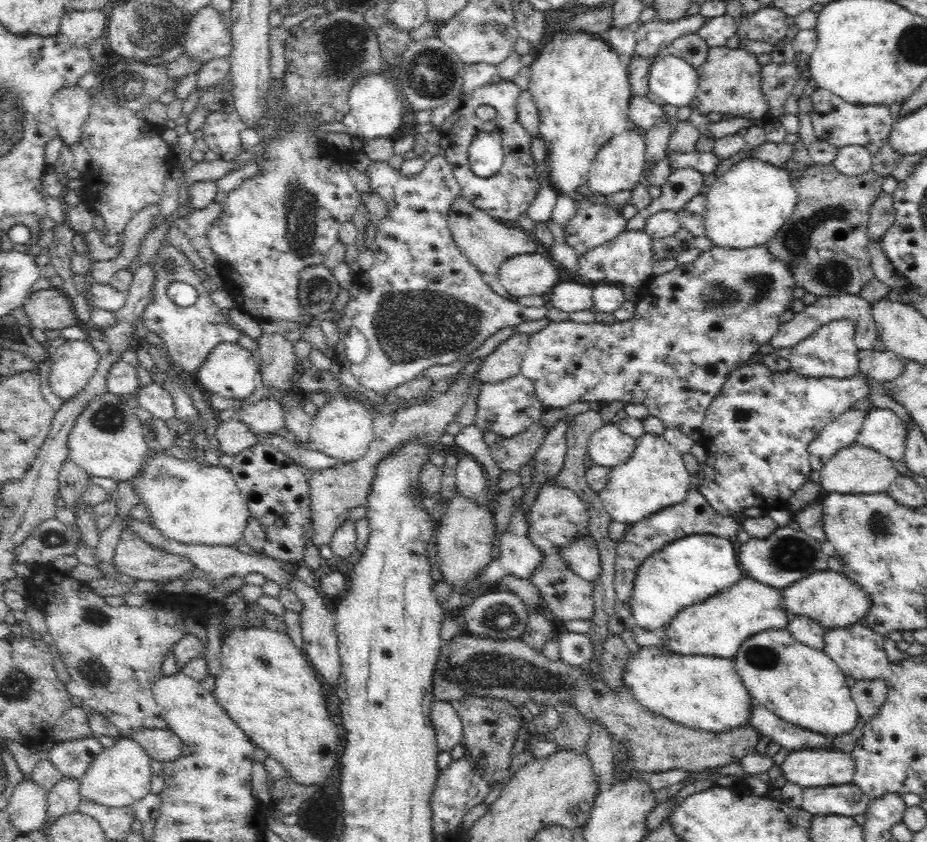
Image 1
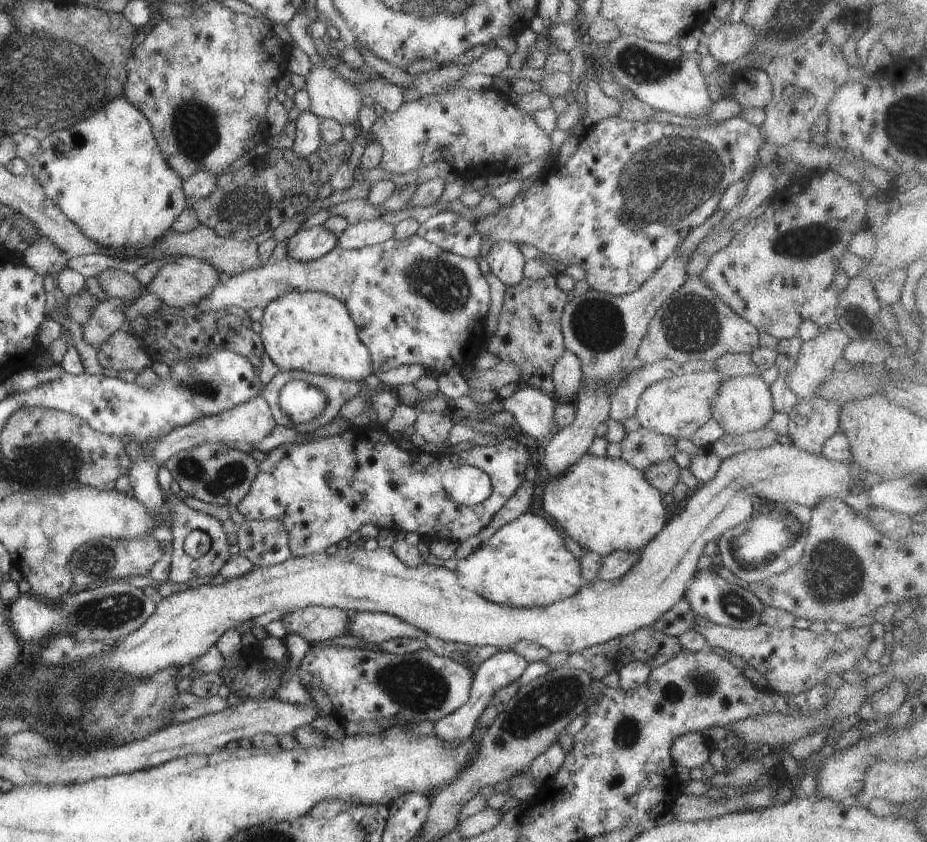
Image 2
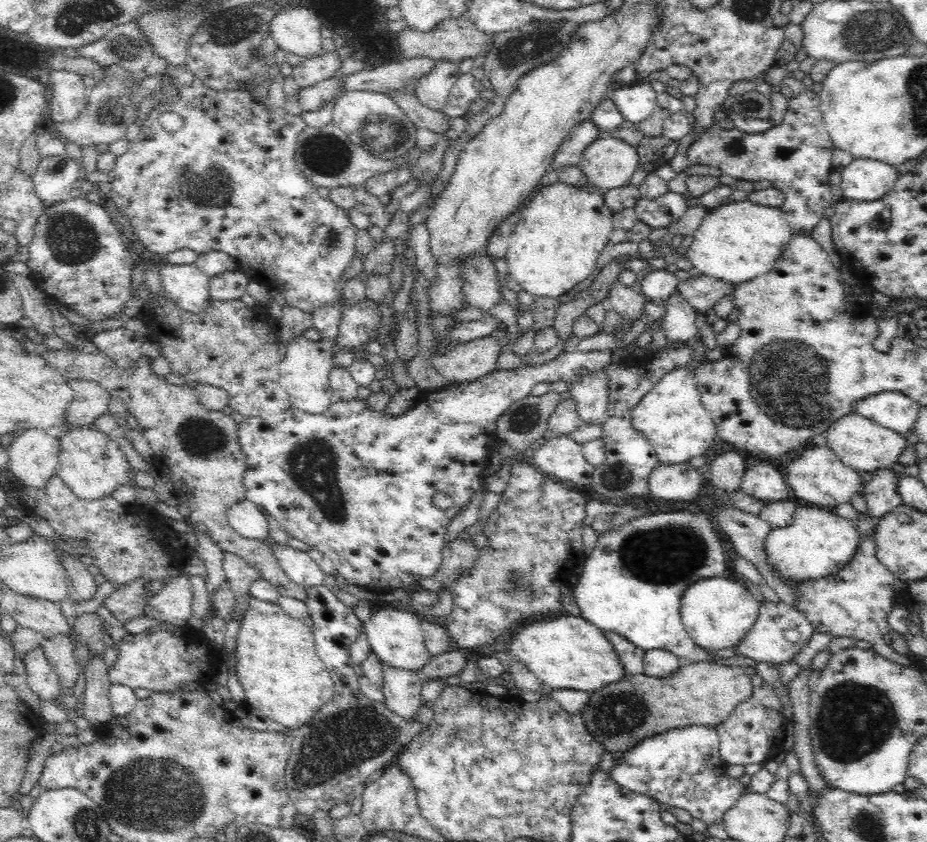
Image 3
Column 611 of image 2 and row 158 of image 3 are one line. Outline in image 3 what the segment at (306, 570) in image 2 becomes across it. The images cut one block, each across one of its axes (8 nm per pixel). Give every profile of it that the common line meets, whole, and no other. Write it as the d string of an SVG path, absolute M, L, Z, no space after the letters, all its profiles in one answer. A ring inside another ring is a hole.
M614 137L590 142L577 164L593 190L600 193L630 184L637 166L635 148Z

